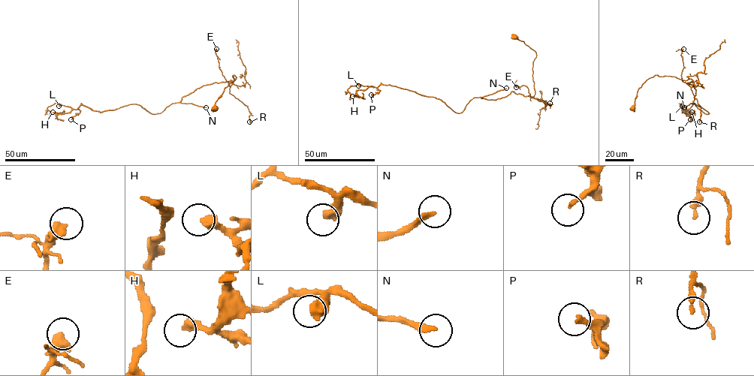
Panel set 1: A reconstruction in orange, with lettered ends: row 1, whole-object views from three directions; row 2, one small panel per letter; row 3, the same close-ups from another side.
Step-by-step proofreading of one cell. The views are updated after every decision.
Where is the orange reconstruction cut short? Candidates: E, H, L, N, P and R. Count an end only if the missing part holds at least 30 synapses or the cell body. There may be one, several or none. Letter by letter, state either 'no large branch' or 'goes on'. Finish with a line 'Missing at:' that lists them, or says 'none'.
E: no large branch
H: no large branch
L: goes on
N: goes on
P: no large branch
R: no large branch
Missing at: L, N

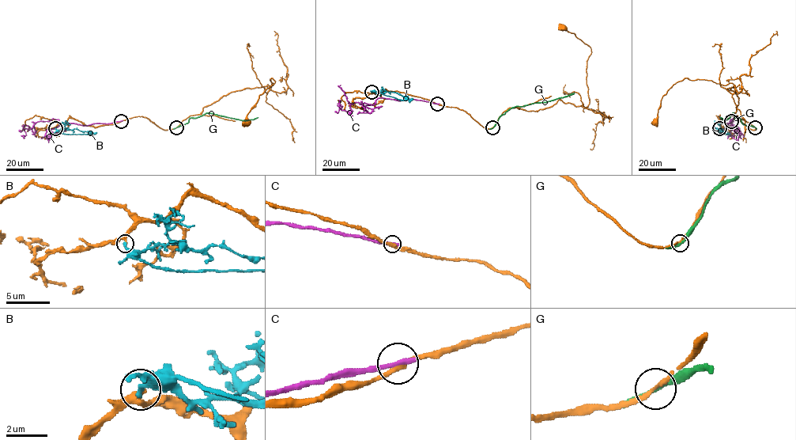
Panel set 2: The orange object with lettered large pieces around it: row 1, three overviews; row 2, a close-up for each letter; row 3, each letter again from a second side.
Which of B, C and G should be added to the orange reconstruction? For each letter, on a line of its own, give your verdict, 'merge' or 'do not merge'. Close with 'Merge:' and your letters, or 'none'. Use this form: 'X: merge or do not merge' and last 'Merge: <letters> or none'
B: do not merge
C: do not merge
G: do not merge
Merge: none

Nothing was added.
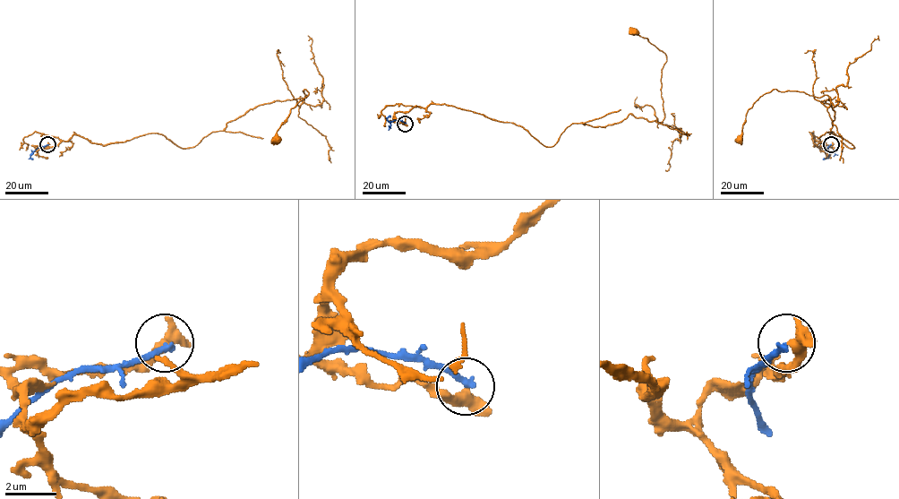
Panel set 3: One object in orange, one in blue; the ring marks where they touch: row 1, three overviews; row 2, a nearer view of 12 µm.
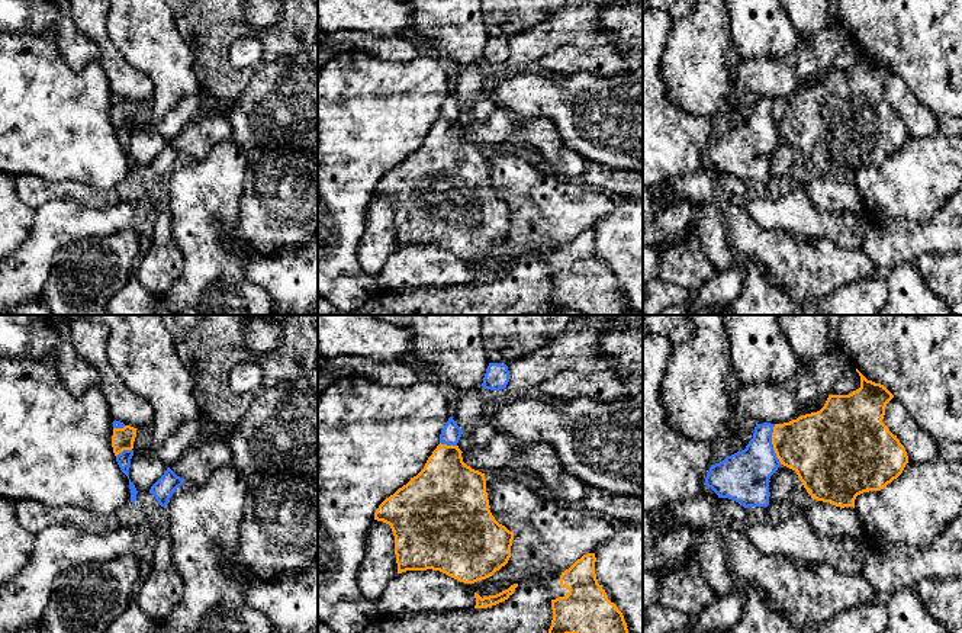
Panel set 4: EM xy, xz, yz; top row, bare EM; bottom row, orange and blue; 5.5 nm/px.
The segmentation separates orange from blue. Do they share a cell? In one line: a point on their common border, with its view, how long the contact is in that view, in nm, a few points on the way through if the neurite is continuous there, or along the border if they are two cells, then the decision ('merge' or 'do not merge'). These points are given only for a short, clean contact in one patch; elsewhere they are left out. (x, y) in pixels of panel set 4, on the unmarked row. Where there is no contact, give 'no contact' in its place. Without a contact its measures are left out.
yz (772, 118) | 220 nm | along yz (774, 99), (772, 124), (781, 138) | do not merge

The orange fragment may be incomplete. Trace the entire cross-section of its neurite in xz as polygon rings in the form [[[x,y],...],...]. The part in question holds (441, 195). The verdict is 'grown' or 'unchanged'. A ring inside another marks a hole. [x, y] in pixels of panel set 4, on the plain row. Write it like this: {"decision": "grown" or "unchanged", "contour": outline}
{"decision": "unchanged", "contour": [[[438,119],[424,144],[386,173],[374,187],[374,195],[390,200],[395,211],[398,248],[406,245],[440,245],[460,257],[474,258],[492,251],[511,232],[514,208],[499,199],[489,184],[485,148],[463,136],[459,121]]]}

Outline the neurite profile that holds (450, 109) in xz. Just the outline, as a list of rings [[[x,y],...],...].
[[[450,91],[444,103],[441,105],[440,118],[447,121],[457,121],[461,109],[461,103],[457,100],[453,91]]]

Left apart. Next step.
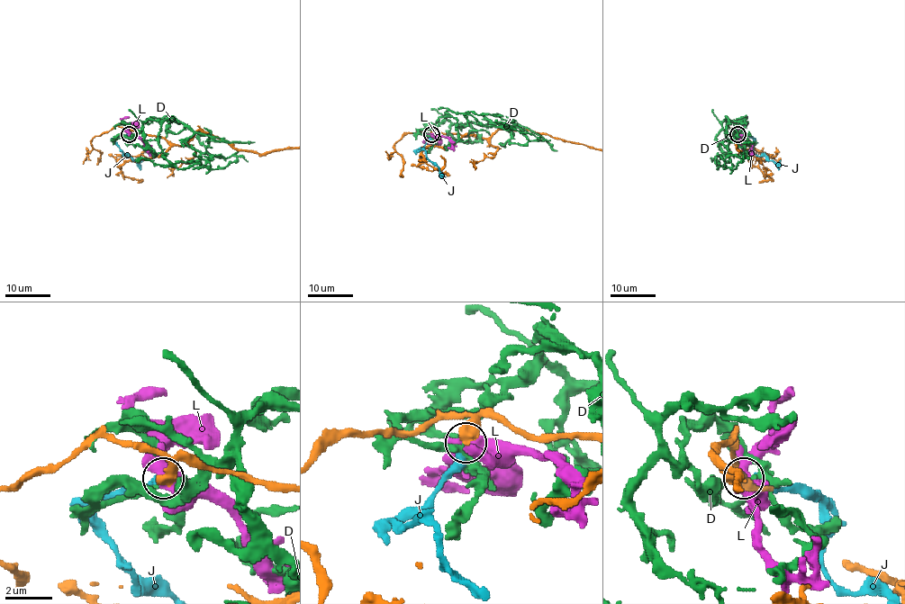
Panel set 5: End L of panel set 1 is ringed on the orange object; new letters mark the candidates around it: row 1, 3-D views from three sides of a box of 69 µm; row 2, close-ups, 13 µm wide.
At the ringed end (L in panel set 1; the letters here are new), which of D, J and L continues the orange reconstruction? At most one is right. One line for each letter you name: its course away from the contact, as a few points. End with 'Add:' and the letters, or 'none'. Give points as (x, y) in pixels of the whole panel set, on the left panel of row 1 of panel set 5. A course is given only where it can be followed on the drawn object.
J: via (128, 134), (118, 136), (115, 144), (123, 156), (130, 156), (139, 163), (143, 160)
Add: J

